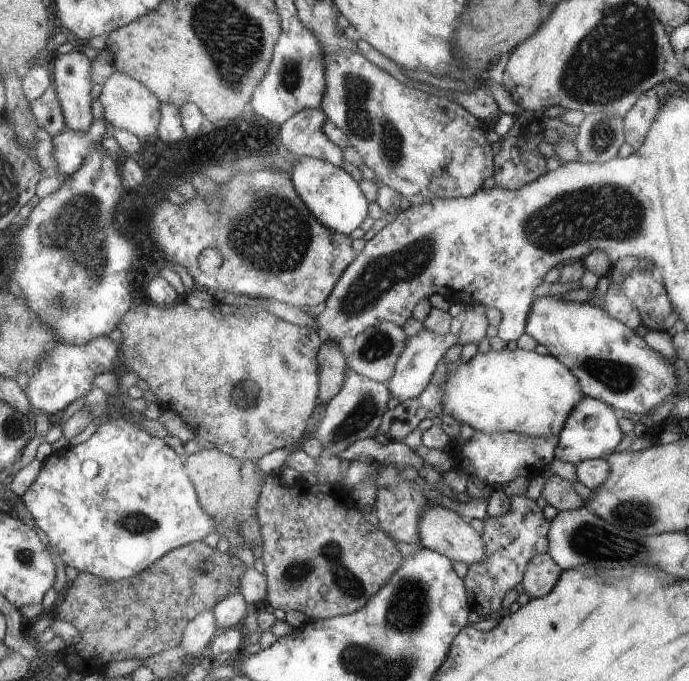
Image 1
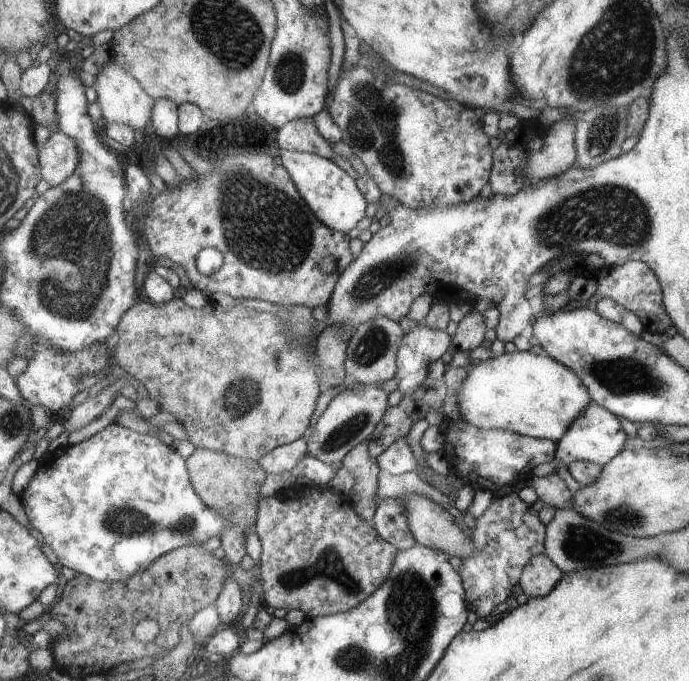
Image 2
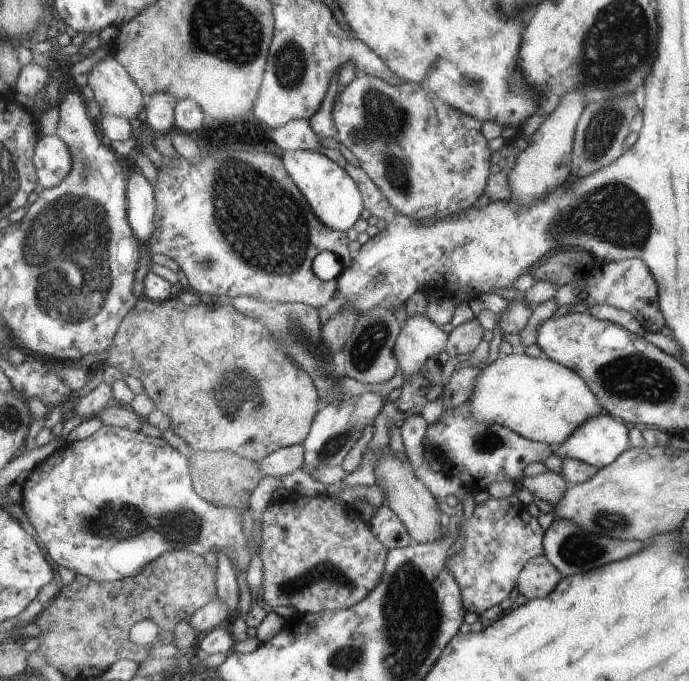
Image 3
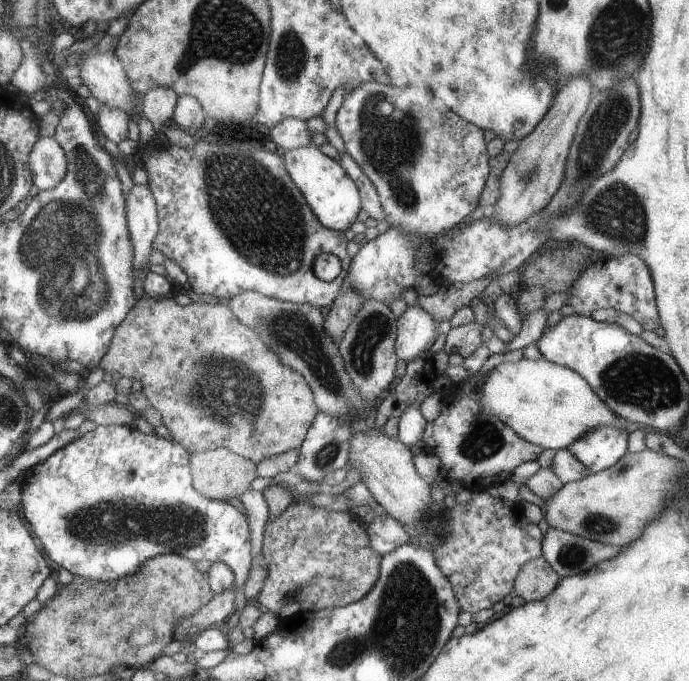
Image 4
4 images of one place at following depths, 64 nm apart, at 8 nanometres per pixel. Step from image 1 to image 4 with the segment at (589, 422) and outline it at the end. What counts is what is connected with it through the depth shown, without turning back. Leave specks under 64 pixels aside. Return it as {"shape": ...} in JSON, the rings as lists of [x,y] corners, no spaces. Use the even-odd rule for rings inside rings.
{"shape":[[[605,426],[597,428],[583,438],[575,440],[575,444],[569,446],[569,450],[585,464],[593,474],[605,472],[619,464],[619,460],[629,452],[627,440],[631,432],[625,432],[615,426]]]}

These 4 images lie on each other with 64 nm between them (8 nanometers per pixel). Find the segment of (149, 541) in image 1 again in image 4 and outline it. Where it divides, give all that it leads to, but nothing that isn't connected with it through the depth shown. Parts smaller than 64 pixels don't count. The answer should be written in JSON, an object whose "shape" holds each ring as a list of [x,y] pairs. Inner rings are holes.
{"shape":[[[99,426],[93,432],[77,438],[69,446],[57,450],[47,462],[41,462],[39,466],[31,468],[25,474],[25,480],[23,480],[23,510],[21,510],[21,516],[31,524],[31,530],[37,536],[37,542],[41,544],[41,548],[49,556],[49,560],[53,564],[57,564],[59,568],[65,568],[67,572],[71,572],[75,578],[79,576],[79,578],[93,580],[93,582],[117,582],[117,580],[123,580],[127,576],[139,574],[139,568],[147,560],[153,560],[153,558],[165,556],[165,554],[173,554],[173,552],[177,552],[177,554],[181,554],[181,556],[185,556],[185,558],[189,558],[197,564],[199,562],[211,562],[211,566],[213,566],[217,562],[225,562],[237,574],[237,584],[241,588],[245,586],[245,582],[249,578],[249,572],[251,572],[251,560],[253,560],[251,546],[253,544],[251,544],[249,514],[243,514],[235,506],[231,506],[227,502],[207,498],[207,496],[203,496],[201,492],[195,490],[193,468],[191,468],[191,452],[183,444],[179,444],[171,438],[159,438],[157,434],[143,434],[143,432],[139,432],[137,428],[131,428],[131,426]]]}

